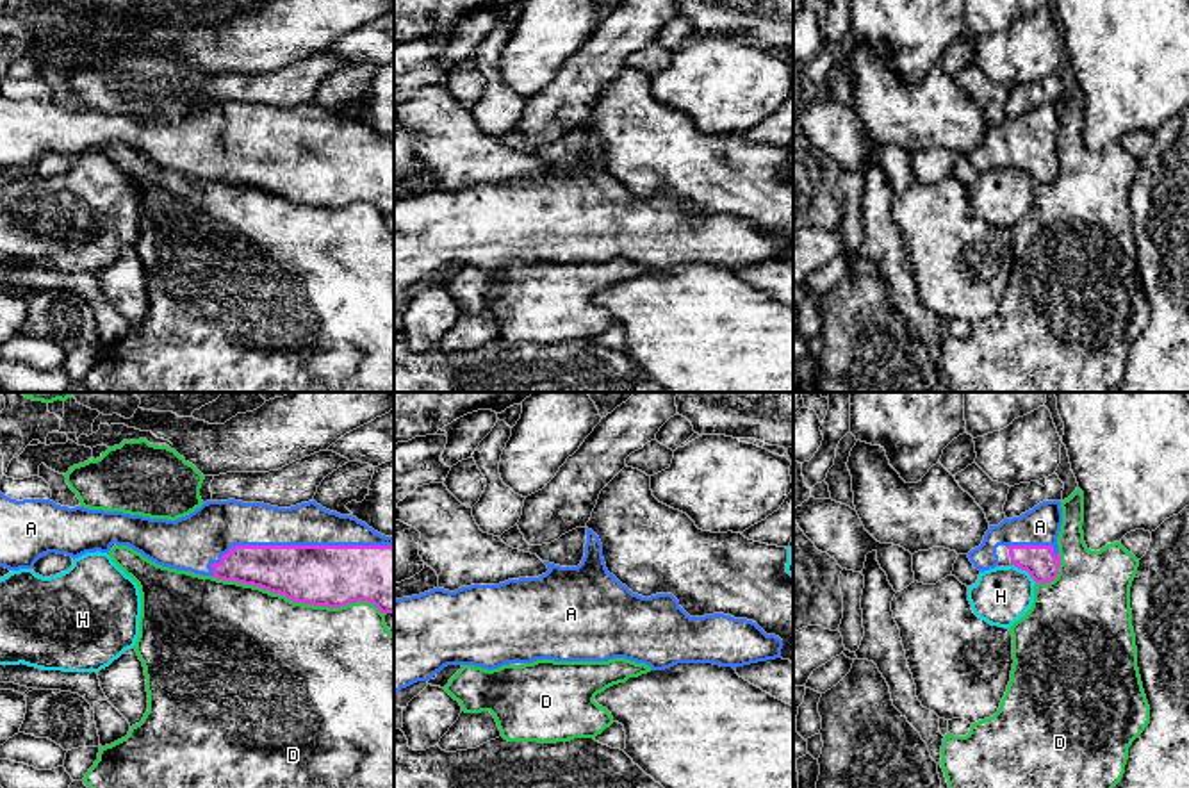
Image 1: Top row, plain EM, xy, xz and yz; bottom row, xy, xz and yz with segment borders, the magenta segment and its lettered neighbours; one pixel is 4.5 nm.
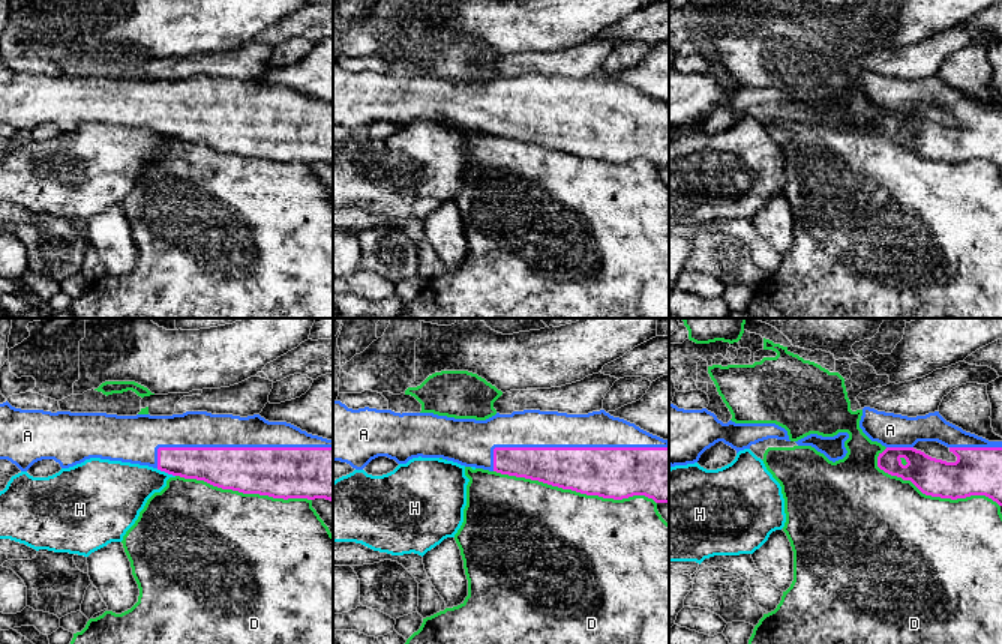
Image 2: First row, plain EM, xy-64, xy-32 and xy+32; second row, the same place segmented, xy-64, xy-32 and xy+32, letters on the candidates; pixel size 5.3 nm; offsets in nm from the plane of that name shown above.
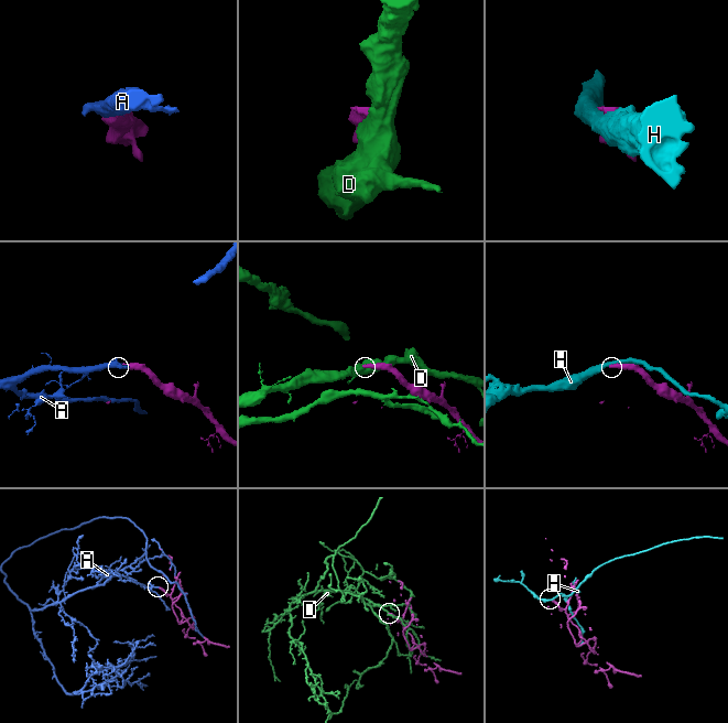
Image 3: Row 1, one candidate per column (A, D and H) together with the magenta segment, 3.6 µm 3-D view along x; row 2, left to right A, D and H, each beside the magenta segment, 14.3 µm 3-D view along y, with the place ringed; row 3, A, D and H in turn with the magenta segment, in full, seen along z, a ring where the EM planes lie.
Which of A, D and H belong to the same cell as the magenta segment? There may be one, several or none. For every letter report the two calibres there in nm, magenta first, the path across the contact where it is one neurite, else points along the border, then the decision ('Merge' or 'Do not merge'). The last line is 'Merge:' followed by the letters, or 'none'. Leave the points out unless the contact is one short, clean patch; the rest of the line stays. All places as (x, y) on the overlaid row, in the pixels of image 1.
A: Thickness 280 nm (magenta) against 190 nm. Merge
D: Thickness 280 nm (magenta) against 500 nm. Do not merge
H: Thickness 150 nm (magenta) against 260 nm. Do not merge
Merge: A

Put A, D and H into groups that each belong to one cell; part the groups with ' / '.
A / D / H

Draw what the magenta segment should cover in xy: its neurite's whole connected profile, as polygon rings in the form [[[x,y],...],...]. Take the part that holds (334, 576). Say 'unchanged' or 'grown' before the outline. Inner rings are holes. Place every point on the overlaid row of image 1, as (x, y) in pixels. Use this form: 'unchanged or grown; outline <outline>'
grown; outline [[[0,492],[0,567],[32,569],[48,553],[66,554],[73,560],[96,551],[109,554],[112,544],[128,546],[162,567],[260,587],[294,603],[340,608],[367,601],[385,615],[394,613],[394,538],[374,531],[357,517],[330,512],[316,501],[291,508],[235,499],[207,501],[189,515],[168,521],[84,506],[68,508],[50,499],[16,501]]]

